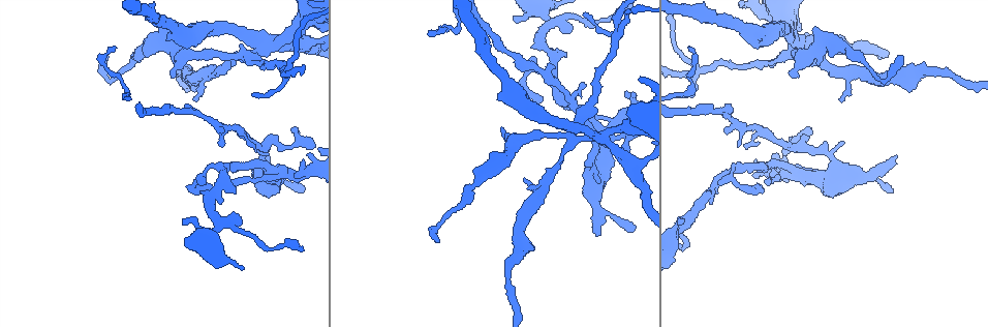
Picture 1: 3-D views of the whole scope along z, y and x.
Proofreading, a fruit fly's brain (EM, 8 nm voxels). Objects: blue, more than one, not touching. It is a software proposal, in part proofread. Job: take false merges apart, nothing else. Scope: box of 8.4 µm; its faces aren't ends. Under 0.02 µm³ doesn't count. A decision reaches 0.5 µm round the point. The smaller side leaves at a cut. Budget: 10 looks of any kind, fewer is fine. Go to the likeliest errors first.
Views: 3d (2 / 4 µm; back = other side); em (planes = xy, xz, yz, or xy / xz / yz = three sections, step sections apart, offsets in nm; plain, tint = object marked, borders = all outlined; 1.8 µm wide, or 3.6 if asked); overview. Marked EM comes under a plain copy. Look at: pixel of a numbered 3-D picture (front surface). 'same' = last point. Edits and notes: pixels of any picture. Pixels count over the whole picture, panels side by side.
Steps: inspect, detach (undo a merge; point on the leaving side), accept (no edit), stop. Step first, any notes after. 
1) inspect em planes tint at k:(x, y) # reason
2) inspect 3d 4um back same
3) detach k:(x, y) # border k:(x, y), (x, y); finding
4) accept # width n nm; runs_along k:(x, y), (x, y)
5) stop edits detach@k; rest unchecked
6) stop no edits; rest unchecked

inspect 3d 2um at 1:(285, 68) # two arms in line, one across

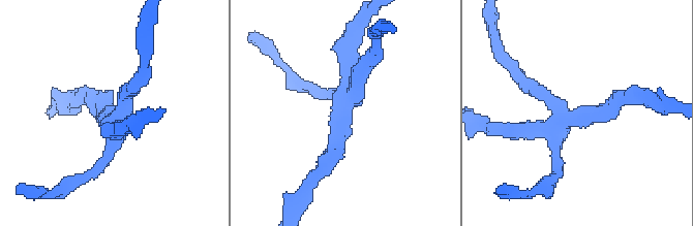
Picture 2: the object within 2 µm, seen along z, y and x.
inspect em planes tint at 2:(561, 115) # need the tissue

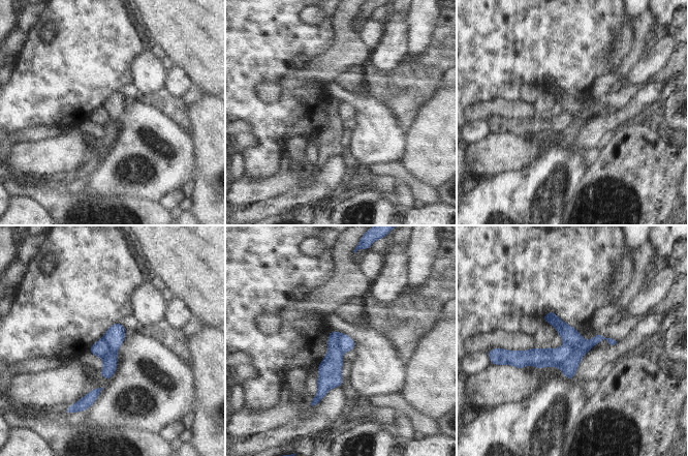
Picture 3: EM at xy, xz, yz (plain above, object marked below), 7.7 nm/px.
detach 3:(569, 334) # width 180 nm; two neurons meet here

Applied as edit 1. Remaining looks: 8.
inspect em yz step 8 tint at 1:(685, 224) # thin arm on a thick one

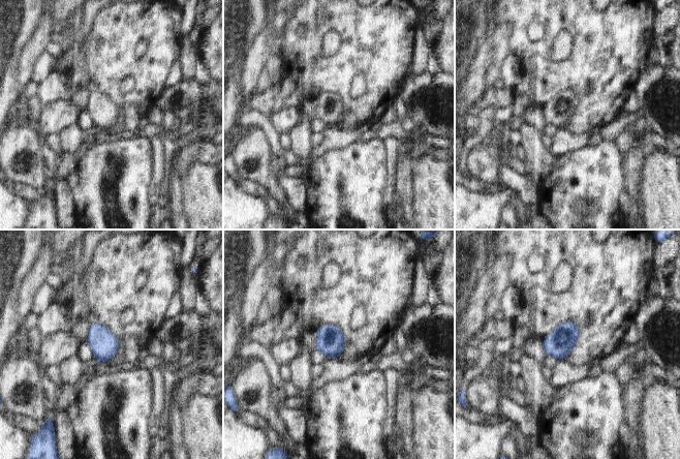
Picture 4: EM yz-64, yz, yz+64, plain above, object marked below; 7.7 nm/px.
inspect em planes borders same

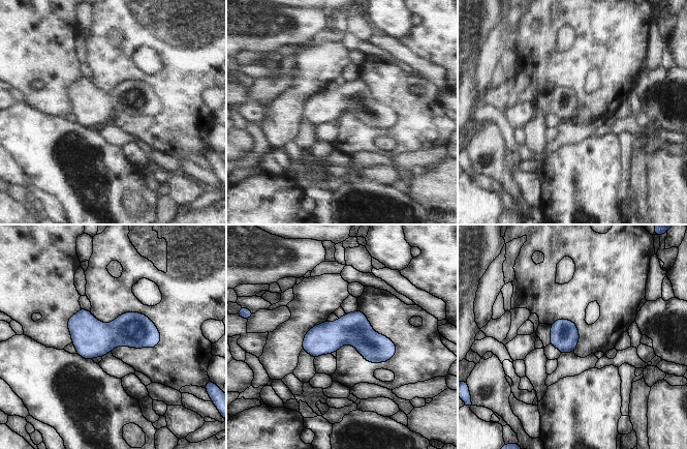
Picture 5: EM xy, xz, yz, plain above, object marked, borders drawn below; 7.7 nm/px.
accept # runs_along 5:(304, 347), (363, 337), (394, 350); one neuron here

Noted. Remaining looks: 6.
inspect em planes tint at 1:(219, 168) # sharp bend

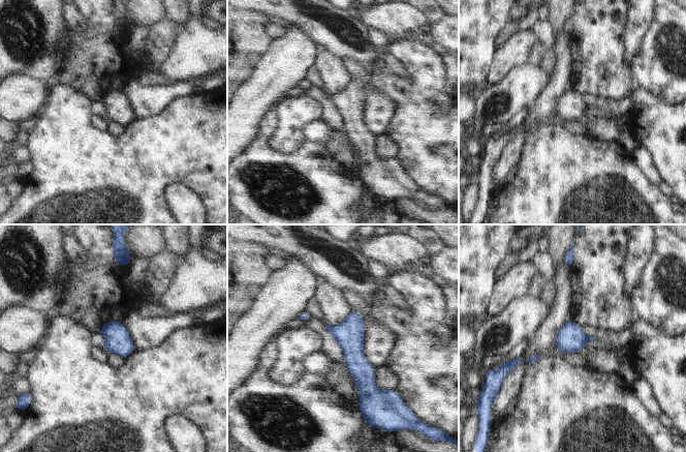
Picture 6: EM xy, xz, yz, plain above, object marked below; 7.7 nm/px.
accept # width 200 nm; runs_along 6:(353, 313), (365, 398); continuous, no second neuron

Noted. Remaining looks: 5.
inspect 3d 2um at 1:(294, 146) # sharp bend

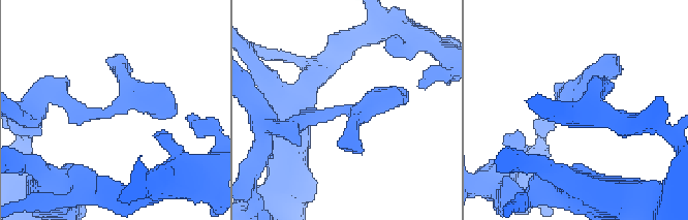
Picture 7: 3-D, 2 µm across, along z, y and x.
inspect em yz step 4 tint at 7:(344, 110) # shape alone is not enough

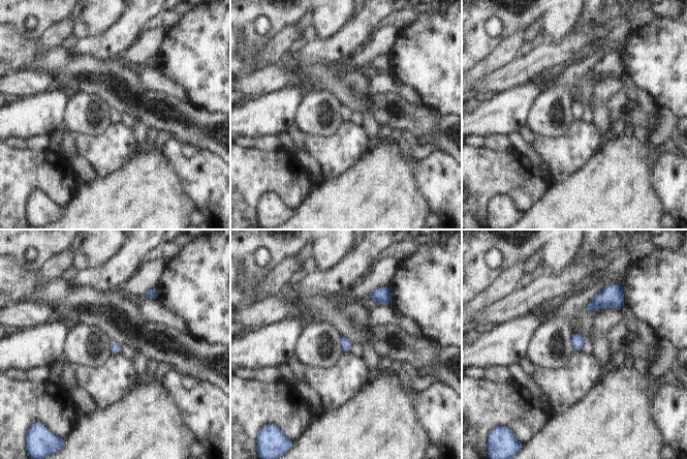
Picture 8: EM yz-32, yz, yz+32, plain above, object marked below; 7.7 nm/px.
inspect em xz step 8 borders same # cut it another way

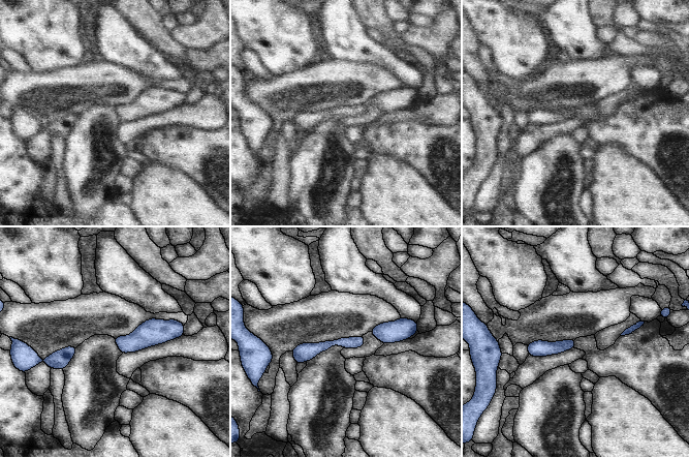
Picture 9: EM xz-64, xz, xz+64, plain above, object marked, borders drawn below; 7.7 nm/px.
accept # all the same neuron

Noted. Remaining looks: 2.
stop edits detach@3; rest unchecked

